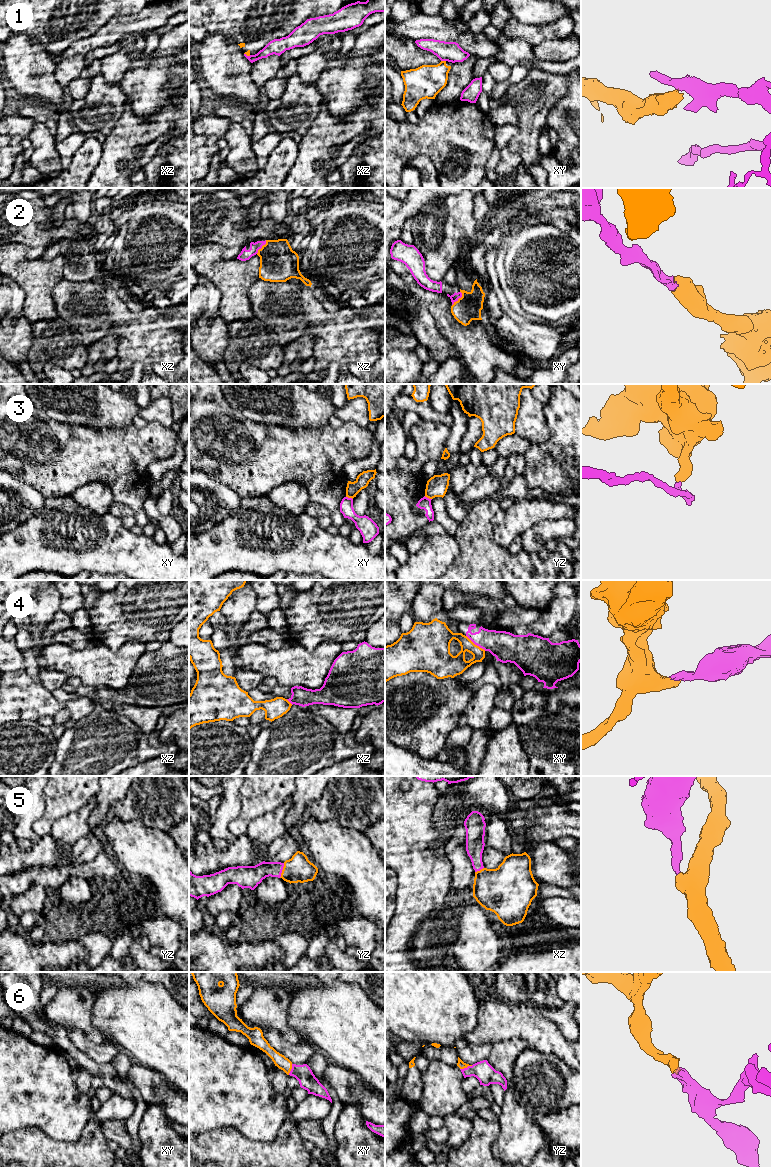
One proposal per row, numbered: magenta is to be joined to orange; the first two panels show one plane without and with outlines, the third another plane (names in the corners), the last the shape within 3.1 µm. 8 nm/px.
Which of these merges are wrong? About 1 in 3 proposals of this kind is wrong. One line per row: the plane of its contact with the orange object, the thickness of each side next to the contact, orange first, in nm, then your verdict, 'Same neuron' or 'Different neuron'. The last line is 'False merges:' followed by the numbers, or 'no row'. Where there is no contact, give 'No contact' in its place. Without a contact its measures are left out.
1: Touches orange in xy. Thickness 260 nm (orange) against 160 nm. Different neuron
2: Touches orange in xy. Thickness 200 nm (orange) against 60 nm. Same neuron
3: Touches orange in yz. Thickness 170 nm (orange) against 100 nm. Different neuron
4: Touches orange in xy. Thickness 160 nm (orange) against 240 nm. Different neuron
5: Touches orange in yz. Thickness 200 nm (orange) against 160 nm. Same neuron
6: Touches orange in yz. Thickness 60 nm (orange) against 160 nm. Same neuron
False merges: 1, 3, 4

